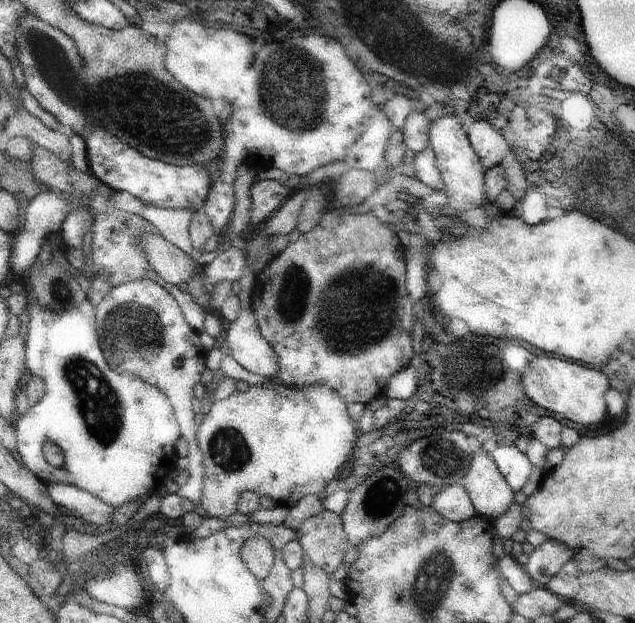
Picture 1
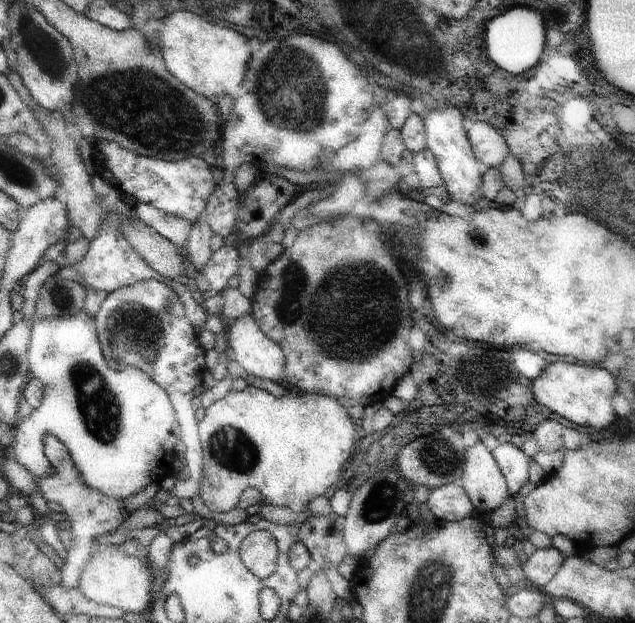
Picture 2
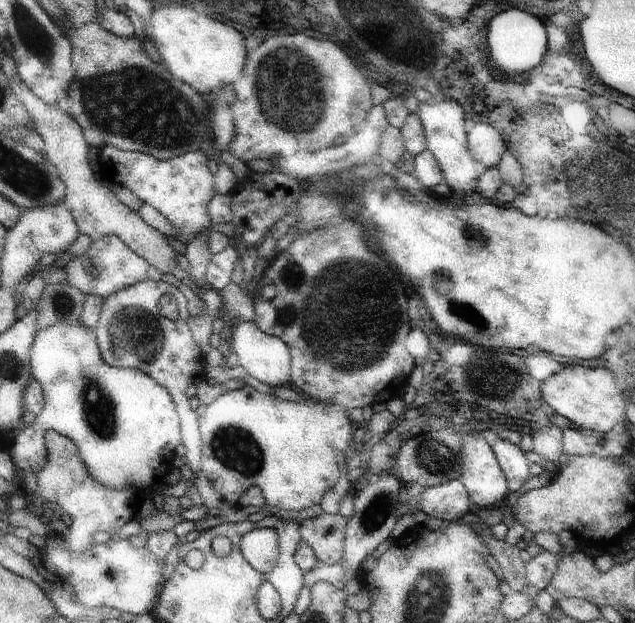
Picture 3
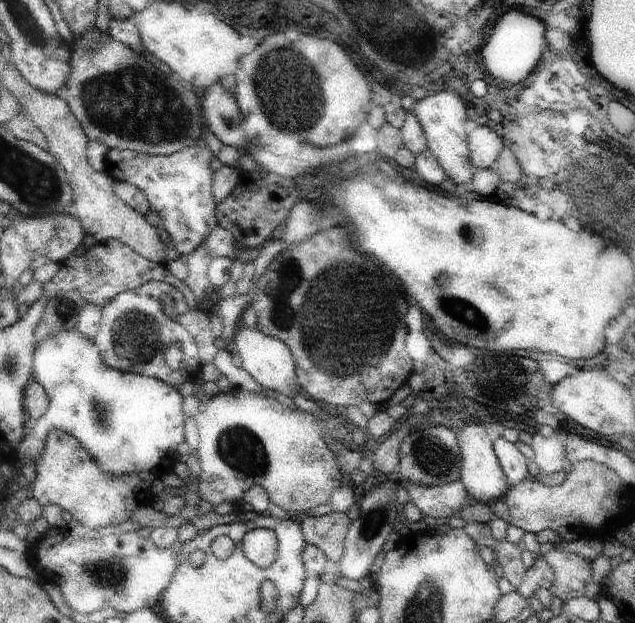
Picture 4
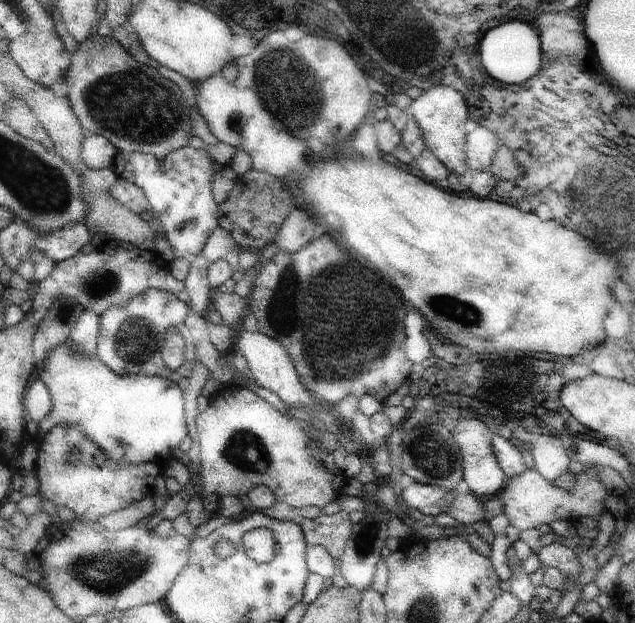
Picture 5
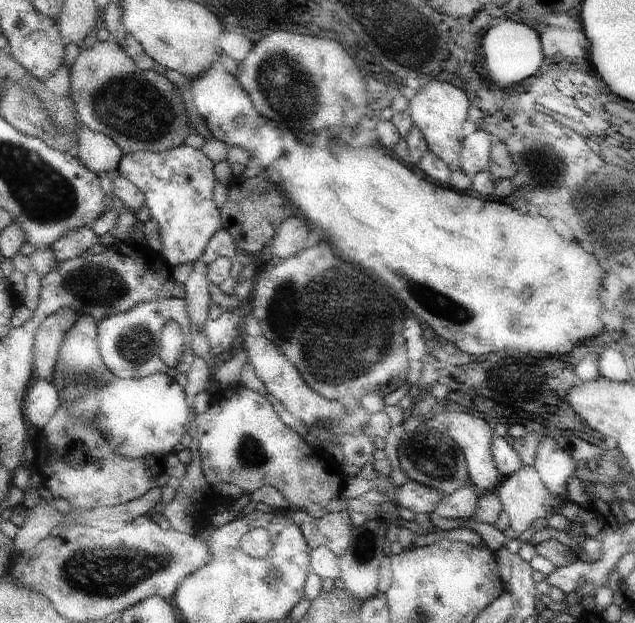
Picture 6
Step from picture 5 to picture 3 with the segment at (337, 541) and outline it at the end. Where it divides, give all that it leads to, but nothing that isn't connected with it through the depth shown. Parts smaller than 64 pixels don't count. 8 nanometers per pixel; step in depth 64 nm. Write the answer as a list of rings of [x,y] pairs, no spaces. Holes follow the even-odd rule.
[[[338,514],[318,515],[301,525],[304,543],[311,546],[323,564],[344,563],[344,546],[349,519]]]

